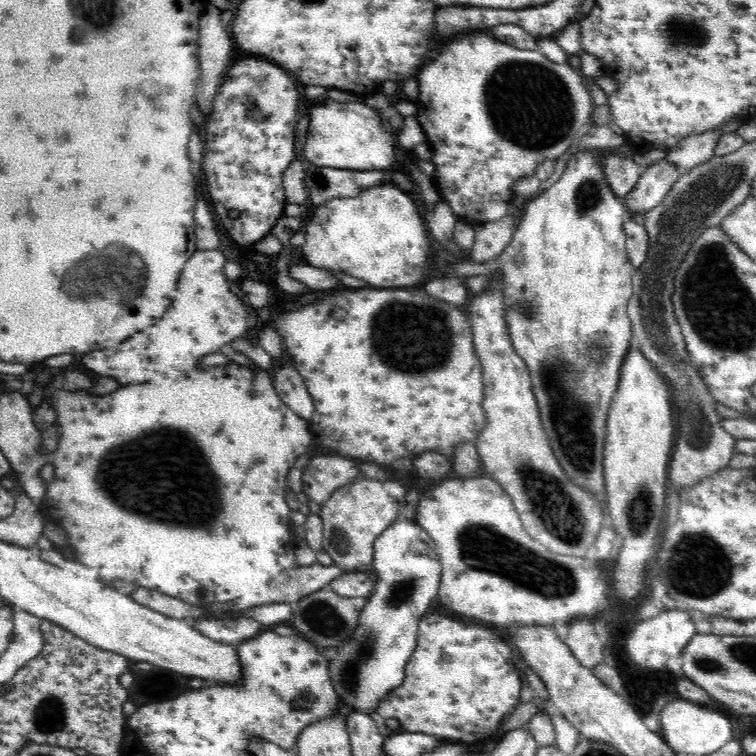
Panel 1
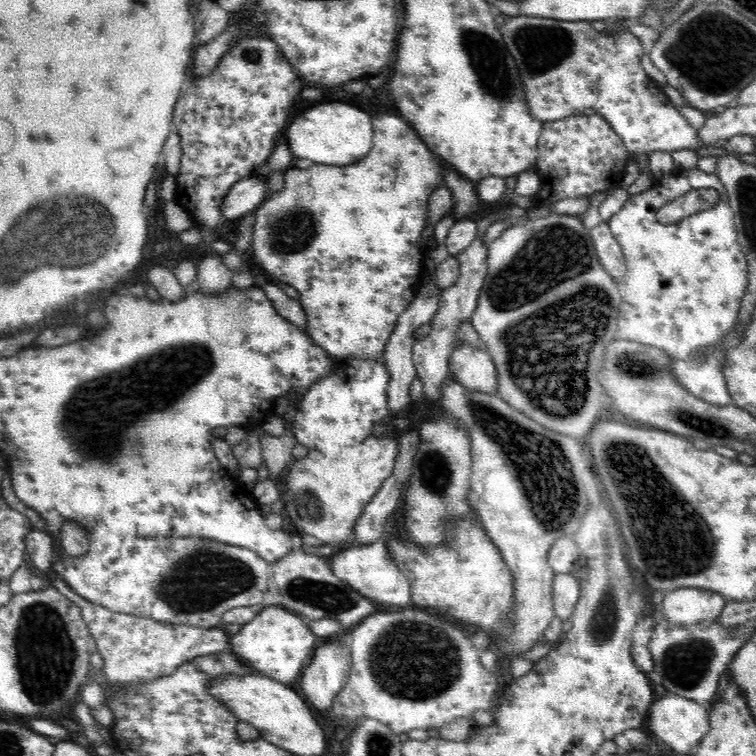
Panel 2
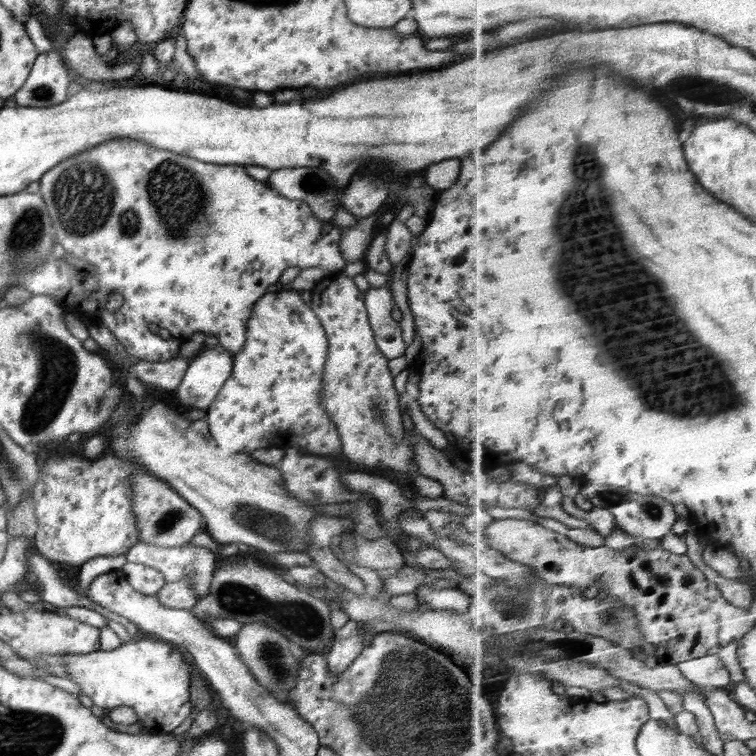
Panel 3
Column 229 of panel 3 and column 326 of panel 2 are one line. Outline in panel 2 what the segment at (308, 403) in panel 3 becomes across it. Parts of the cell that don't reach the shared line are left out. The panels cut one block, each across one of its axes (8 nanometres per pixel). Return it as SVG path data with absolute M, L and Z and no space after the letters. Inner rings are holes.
M383 358L334 359L326 378L314 382L303 394L292 422L292 432L306 448L336 454L343 448L360 444L372 434L372 426L391 414L387 405L390 373Z

